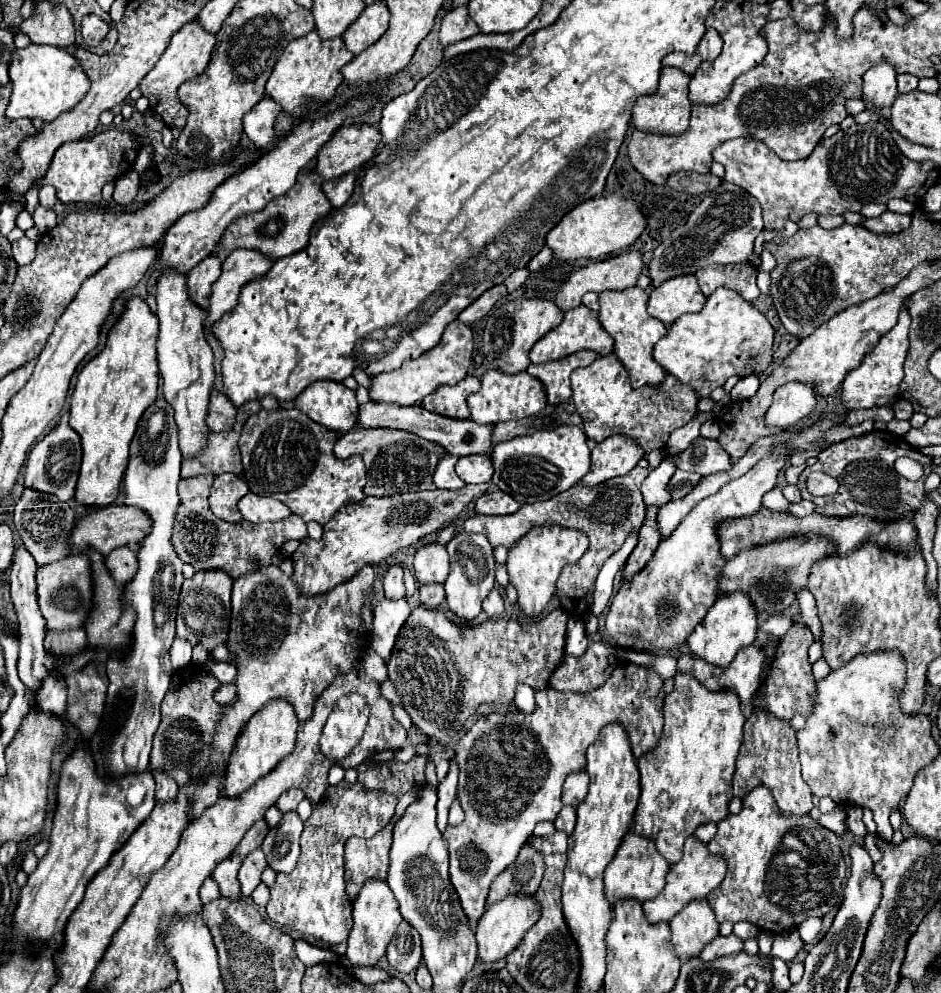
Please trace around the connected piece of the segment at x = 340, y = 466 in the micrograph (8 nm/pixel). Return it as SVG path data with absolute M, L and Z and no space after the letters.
M281 406L277 410L259 410L257 414L251 414L247 422L243 424L241 438L239 438L239 450L243 456L243 468L245 468L245 480L249 484L249 490L257 496L269 496L279 502L283 502L293 514L301 516L305 522L319 522L321 526L327 524L333 514L345 506L359 502L365 498L365 466L359 456L351 456L347 460L337 460L333 456L333 444L337 442L337 434L327 430L325 426L309 420L303 412L297 408Z

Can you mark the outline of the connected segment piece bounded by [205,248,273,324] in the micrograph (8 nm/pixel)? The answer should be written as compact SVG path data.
M243 248L231 252L221 266L221 276L211 288L205 324L209 320L219 320L225 312L229 312L239 300L239 290L249 280L261 278L271 264L273 262L267 262L265 256L257 256L257 252L245 252Z

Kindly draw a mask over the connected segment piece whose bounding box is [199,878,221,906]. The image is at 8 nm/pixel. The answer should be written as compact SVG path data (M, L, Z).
M207 878L205 880L205 884L201 886L201 890L199 890L199 898L201 898L201 904L205 906L205 904L209 904L209 902L213 902L213 900L217 900L221 894L217 892L217 884L213 884L213 880L211 878Z

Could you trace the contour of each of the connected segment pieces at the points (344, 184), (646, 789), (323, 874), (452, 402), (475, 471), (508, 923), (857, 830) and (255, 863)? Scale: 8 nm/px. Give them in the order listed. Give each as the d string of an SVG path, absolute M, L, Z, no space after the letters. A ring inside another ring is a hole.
M349 172L333 182L323 182L321 188L333 208L341 208L341 204L345 204L345 200L349 200L349 196L353 194L353 182L355 182L355 172Z
M681 672L675 676L675 690L665 698L663 716L665 728L659 746L653 752L641 756L641 760L637 762L641 774L641 796L635 810L633 830L641 836L653 838L657 850L667 858L667 862L675 864L677 860L681 860L685 838L689 838L699 824L719 822L729 814L727 804L733 798L733 772L739 746L743 742L745 716L741 714L739 698L733 690L711 692L693 676Z
M343 780L337 786L329 786L325 790L325 796L321 796L321 800L317 804L313 804L313 812L311 812L309 820L305 822L305 830L301 834L301 854L299 854L295 870L291 874L277 874L275 884L269 888L271 898L265 906L267 918L279 926L293 928L303 936L313 936L331 946L345 942L349 936L349 928L351 928L351 902L345 894L343 846L345 846L345 841L352 836L365 839L375 836L375 832L379 832L389 824L389 820L393 818L395 806L397 806L395 796L385 794L385 792L365 792L359 782L351 786L349 782Z
M467 376L455 386L441 386L441 388L437 388L437 392L429 394L421 402L421 406L425 410L429 410L429 412L435 412L435 414L441 414L441 416L447 416L447 418L465 420L465 418L469 418L467 396L477 392L477 388L481 388L479 378Z
M473 454L459 458L455 466L457 476L467 484L479 484L479 482L491 482L493 476L493 464L491 458L485 454Z
M511 894L511 896L505 896L503 900L491 904L475 928L479 960L495 962L495 960L507 956L513 948L517 948L517 944L523 940L523 934L539 920L539 916L541 916L541 904L537 904L537 900L533 896L525 896L525 894Z
M857 806L847 808L847 828L855 838L863 838L867 834L865 824L861 820L861 808L857 808Z
M261 848L253 850L241 864L239 870L239 882L241 882L241 896L249 896L255 886L261 882L261 872L267 868L267 860L265 854L261 852Z

